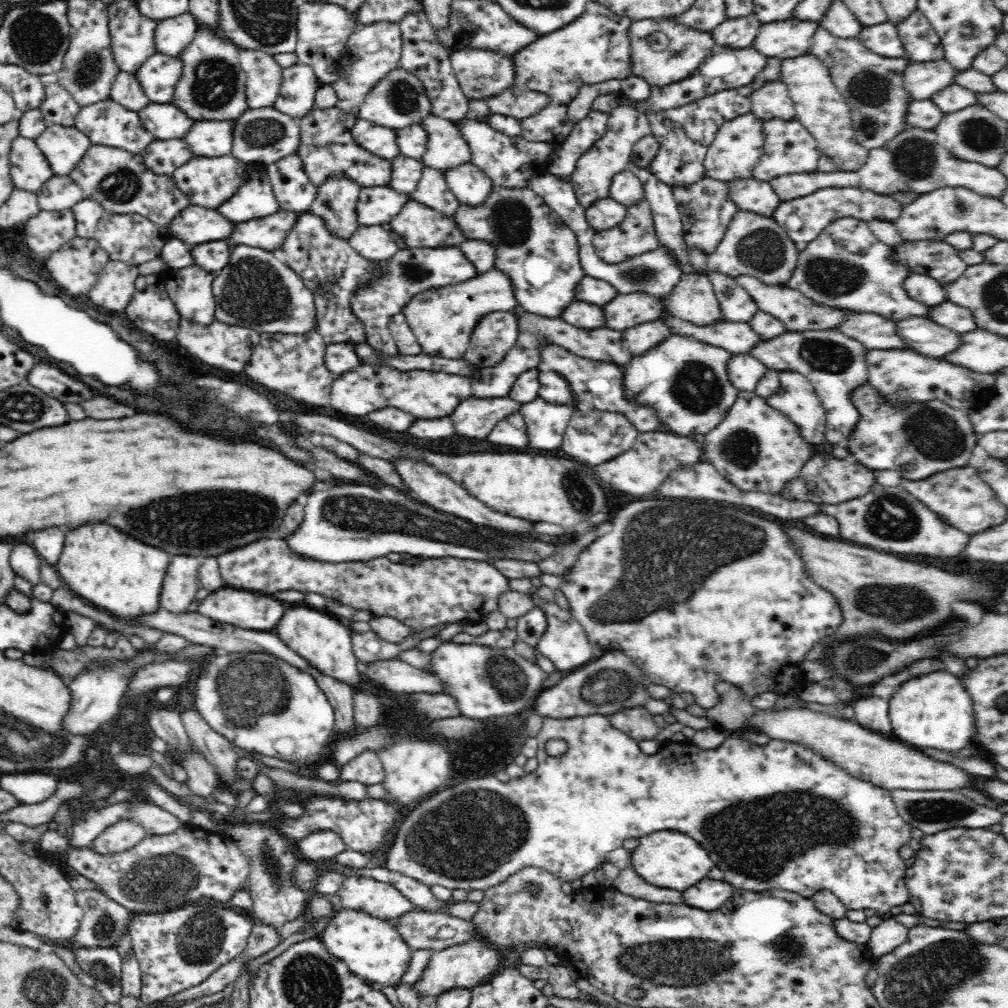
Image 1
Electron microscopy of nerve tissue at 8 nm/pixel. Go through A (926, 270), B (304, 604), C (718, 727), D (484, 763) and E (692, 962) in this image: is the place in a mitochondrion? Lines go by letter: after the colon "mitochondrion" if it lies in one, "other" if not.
A: other
B: other
C: other
D: mitochondrion
E: mitochondrion

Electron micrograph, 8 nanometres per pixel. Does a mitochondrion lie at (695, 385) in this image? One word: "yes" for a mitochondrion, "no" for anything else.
yes

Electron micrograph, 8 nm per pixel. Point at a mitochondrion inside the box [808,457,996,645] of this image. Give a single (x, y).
(889, 602)

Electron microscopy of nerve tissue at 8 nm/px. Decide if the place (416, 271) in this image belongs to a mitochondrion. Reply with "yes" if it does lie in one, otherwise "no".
yes

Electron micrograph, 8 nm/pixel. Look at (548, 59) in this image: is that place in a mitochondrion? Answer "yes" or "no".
no

